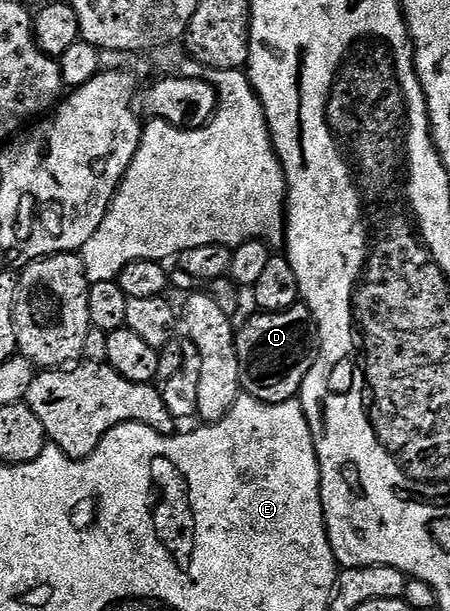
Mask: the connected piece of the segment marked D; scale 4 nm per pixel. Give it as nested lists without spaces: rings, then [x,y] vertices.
[[[302,303],[280,313],[259,311],[254,315],[256,317],[249,318],[243,326],[240,324],[235,334],[241,367],[239,384],[242,392],[253,399],[270,405],[285,403],[298,394],[319,351],[319,329],[315,326],[315,317]]]

